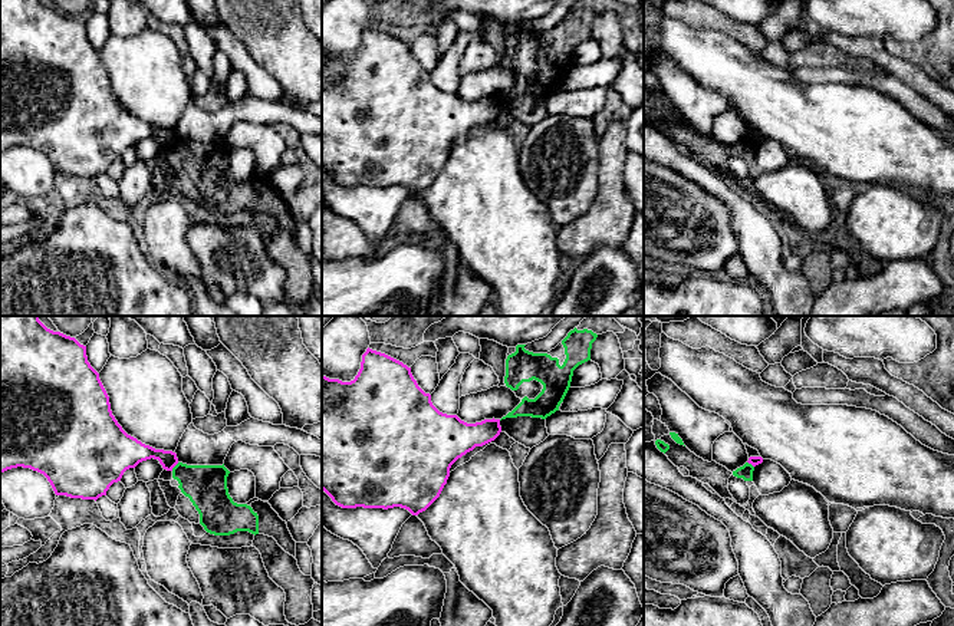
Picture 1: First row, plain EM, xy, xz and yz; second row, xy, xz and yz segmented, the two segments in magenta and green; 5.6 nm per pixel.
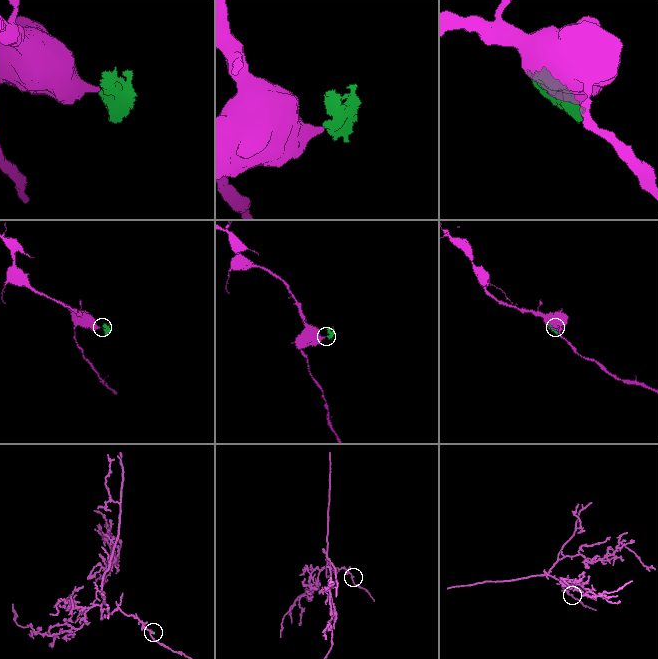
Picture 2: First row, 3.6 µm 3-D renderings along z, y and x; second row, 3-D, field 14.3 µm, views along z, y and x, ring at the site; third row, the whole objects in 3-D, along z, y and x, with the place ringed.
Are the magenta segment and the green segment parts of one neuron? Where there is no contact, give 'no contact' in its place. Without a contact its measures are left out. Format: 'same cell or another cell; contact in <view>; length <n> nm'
another cell; contact in xy; length 60 nm

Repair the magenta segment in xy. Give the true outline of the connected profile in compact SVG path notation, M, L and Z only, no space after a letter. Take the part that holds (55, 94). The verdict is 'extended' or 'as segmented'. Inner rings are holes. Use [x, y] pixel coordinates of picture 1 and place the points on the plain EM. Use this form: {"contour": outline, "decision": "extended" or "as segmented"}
{"contour": "M0 0L0 151L17 145L30 146L47 156L56 174L96 179L99 175L106 174L114 161L121 159L126 148L135 146L139 141L151 136L158 138L167 149L172 149L178 142L175 131L145 123L122 108L112 93L109 75L99 57L99 52L88 40L86 24L80 23L75 16L47 7L42 0Z", "decision": "as segmented"}

